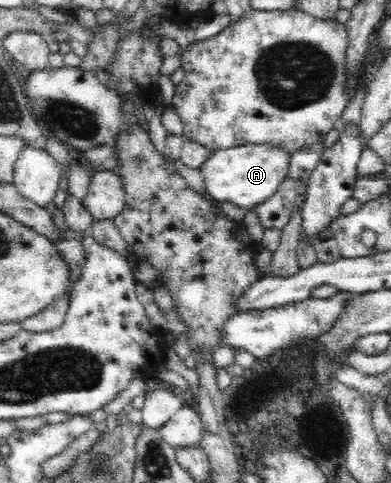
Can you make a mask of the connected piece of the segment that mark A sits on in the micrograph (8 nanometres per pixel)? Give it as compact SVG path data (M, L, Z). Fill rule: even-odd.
M250 144L211 152L200 167L206 191L216 200L233 201L245 209L268 199L288 179L290 151L286 147L272 144Z

